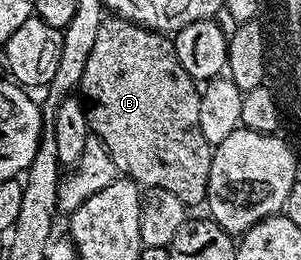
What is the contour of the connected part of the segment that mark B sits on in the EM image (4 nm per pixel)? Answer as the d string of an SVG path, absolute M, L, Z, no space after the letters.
M118 17L104 18L101 29L97 33L97 45L93 45L93 53L89 53L89 61L85 61L85 73L81 84L81 95L85 100L85 110L91 130L103 142L105 149L109 149L109 157L113 157L113 165L120 176L133 180L143 189L152 187L165 189L166 192L173 193L174 196L178 197L182 203L191 209L197 206L198 203L200 206L207 198L211 153L213 150L213 146L205 139L205 134L201 131L201 125L198 124L201 108L199 104L200 92L196 80L192 79L189 73L185 73L181 61L177 61L175 44L166 34L151 31L147 27L139 27L135 23L130 23L128 19L120 19Z

